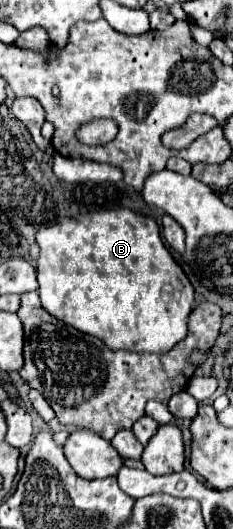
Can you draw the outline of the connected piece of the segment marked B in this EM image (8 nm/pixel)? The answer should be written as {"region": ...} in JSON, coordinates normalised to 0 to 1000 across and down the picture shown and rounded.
{"region":[[[549,393],[416,395],[330,412],[270,412],[159,437],[176,471],[159,490],[159,531],[176,577],[245,603],[348,629],[425,637],[468,660],[708,667],[803,633],[803,603],[828,577],[828,543],[682,448],[657,410]]]}

